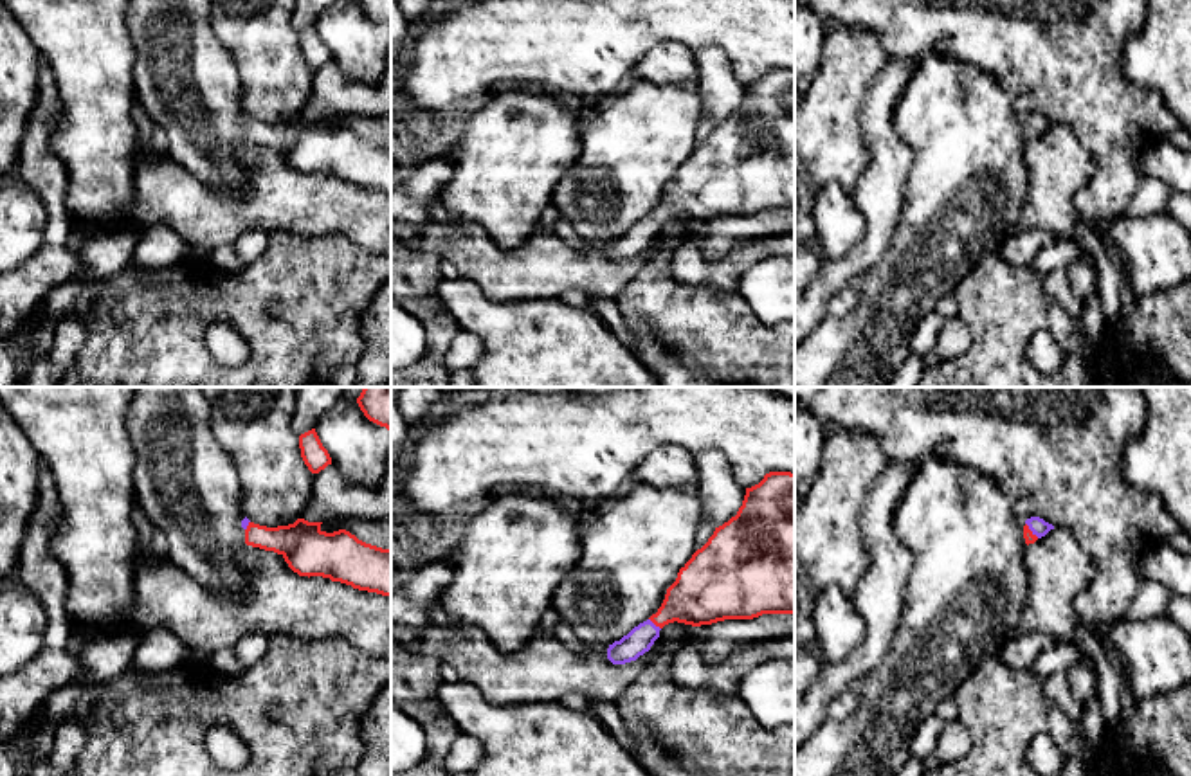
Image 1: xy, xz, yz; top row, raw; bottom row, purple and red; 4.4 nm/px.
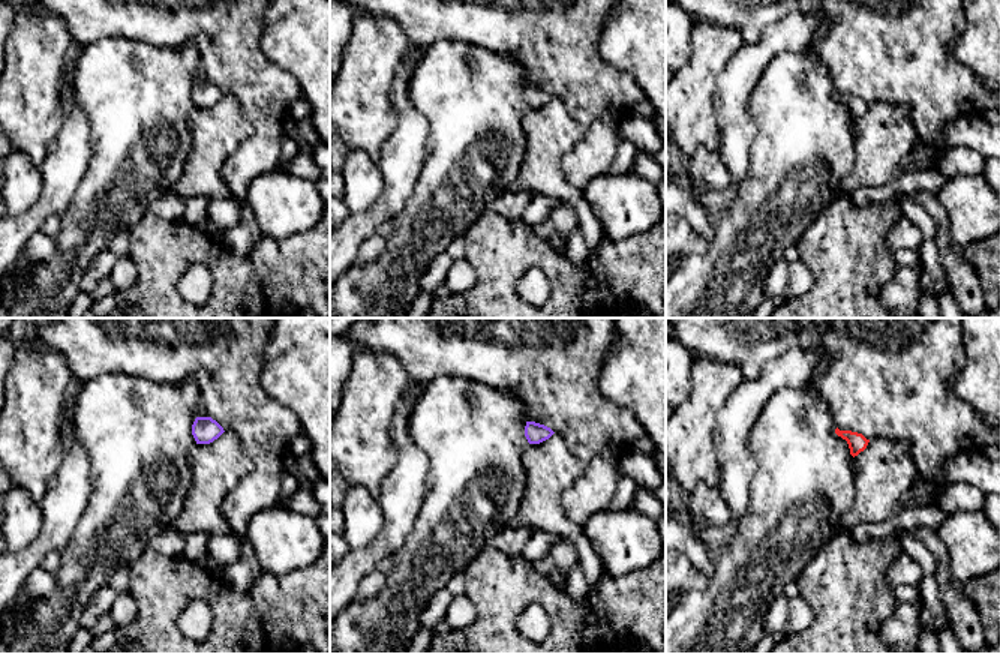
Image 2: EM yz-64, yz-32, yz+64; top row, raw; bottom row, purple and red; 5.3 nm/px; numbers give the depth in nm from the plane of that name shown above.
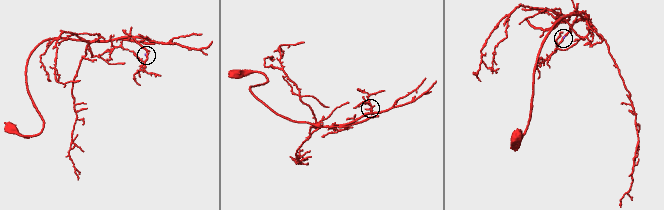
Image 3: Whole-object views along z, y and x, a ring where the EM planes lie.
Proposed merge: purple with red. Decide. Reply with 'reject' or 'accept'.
accept

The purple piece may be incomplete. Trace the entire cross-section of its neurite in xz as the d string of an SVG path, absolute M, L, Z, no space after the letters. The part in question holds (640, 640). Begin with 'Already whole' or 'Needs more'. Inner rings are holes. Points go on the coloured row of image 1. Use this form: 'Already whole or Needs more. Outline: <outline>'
Needs more. Outline: M769 472L759 484L746 488L737 515L715 528L708 542L679 569L658 612L609 645L607 659L613 664L636 661L650 650L659 630L674 621L701 627L724 619L753 619L762 614L795 614L795 474L791 472Z

